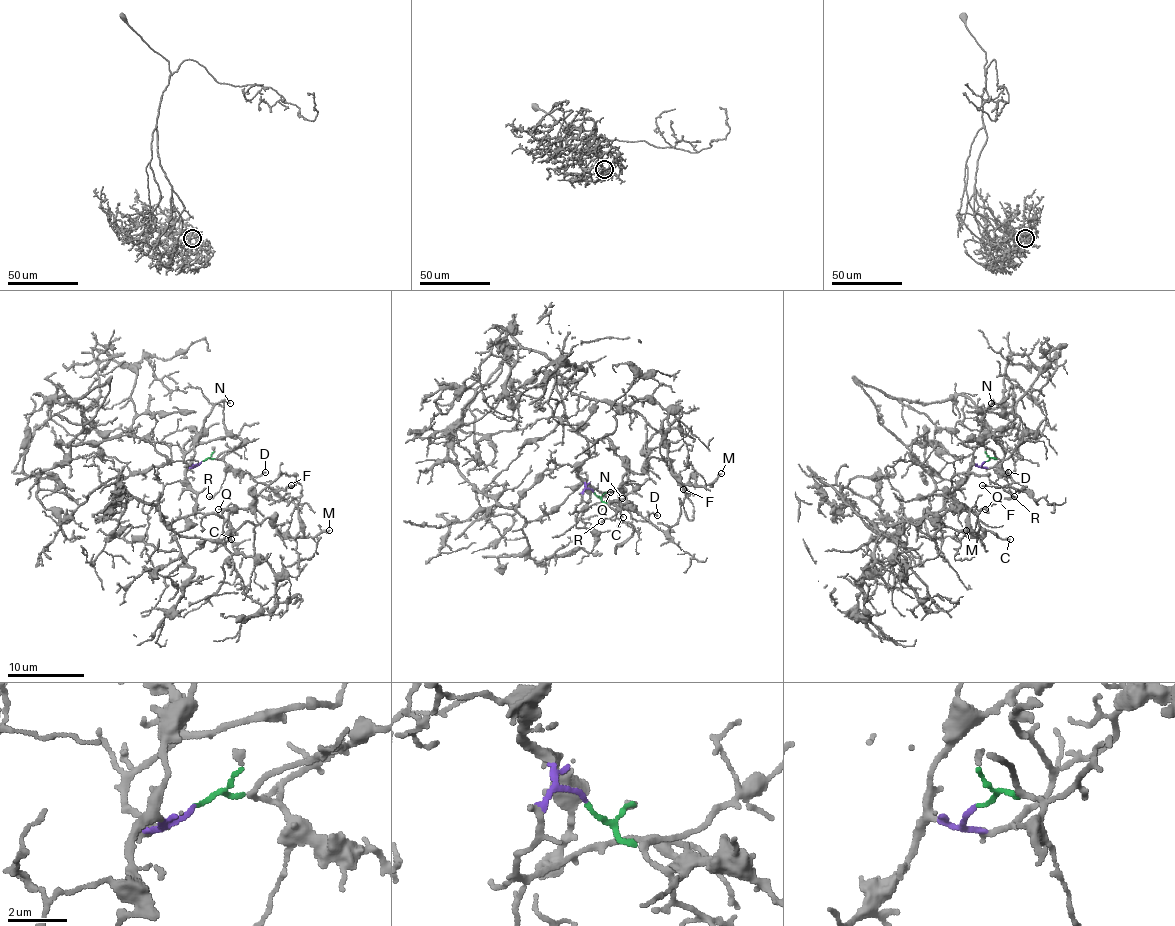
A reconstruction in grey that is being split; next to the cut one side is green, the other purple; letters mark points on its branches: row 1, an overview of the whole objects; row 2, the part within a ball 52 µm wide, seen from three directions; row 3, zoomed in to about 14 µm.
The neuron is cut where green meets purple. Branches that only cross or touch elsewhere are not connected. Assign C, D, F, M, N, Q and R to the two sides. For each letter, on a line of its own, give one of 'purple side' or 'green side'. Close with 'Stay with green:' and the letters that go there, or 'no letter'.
C: purple side
D: green side
F: green side
M: purple side
N: purple side
Q: purple side
R: green side
Stay with green: D, F, R

